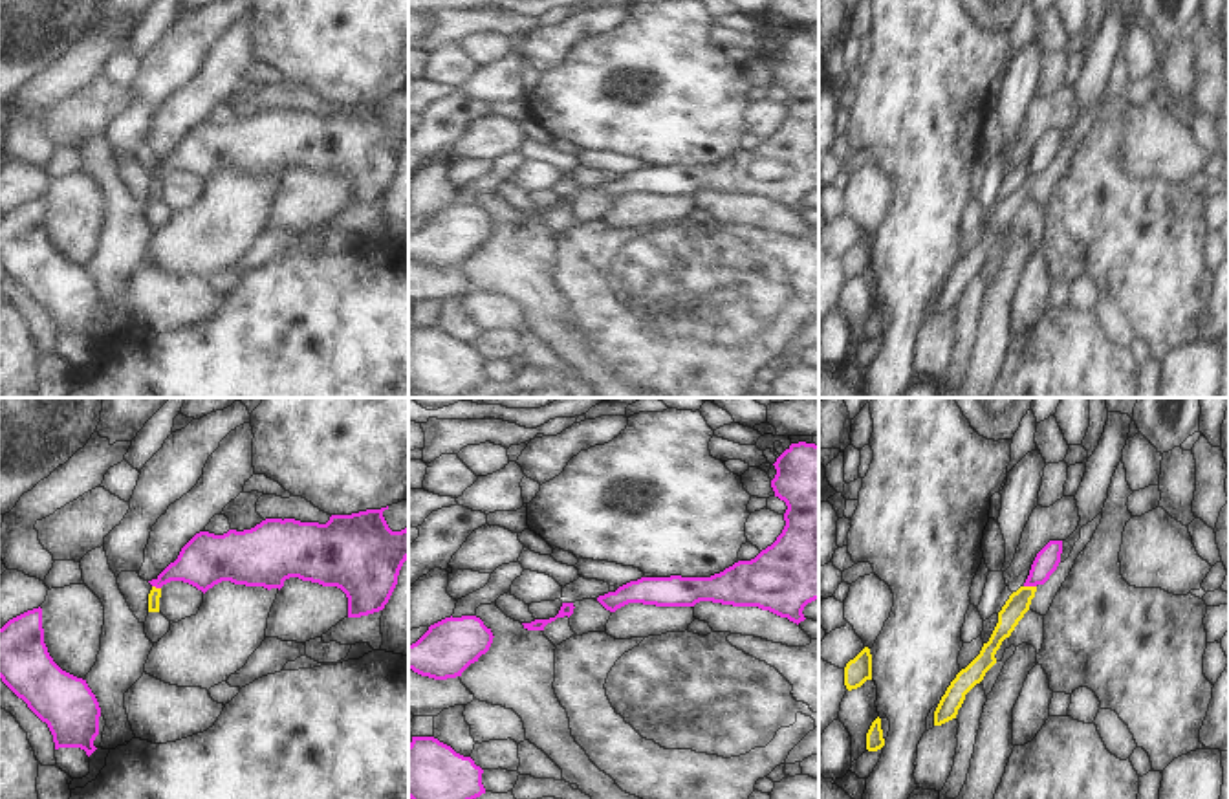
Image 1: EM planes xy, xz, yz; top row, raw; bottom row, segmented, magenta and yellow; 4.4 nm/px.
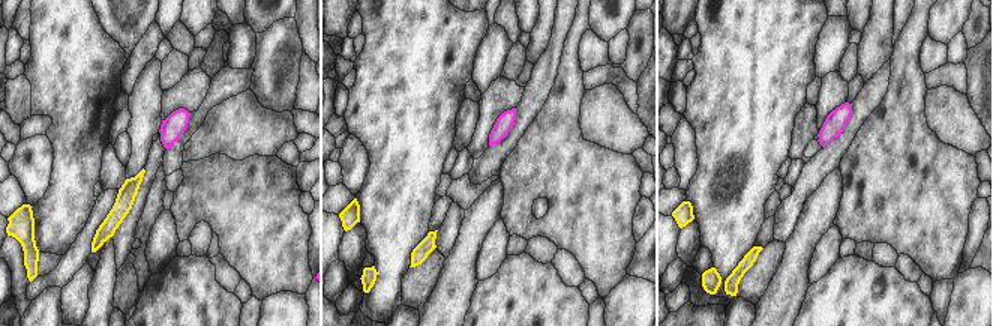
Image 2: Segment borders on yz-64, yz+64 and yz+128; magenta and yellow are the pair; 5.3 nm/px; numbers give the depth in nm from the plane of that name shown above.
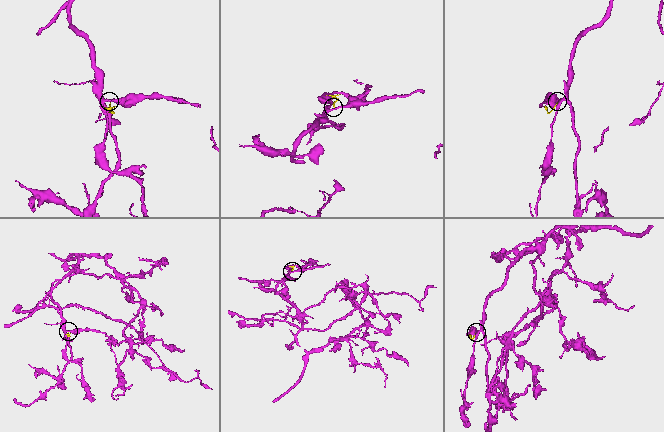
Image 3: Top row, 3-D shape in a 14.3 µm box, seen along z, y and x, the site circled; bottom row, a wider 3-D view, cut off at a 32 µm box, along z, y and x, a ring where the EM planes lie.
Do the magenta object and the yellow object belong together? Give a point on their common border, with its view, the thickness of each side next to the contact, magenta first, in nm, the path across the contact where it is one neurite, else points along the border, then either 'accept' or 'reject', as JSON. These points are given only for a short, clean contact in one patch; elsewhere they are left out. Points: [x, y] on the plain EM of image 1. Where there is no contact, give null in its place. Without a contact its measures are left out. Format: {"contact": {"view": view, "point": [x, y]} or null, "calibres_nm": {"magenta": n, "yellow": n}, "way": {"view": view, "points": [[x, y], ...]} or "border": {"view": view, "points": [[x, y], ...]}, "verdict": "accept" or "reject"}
{"contact": {"view": "yz", "point": [1030, 175]}, "calibres_nm": {"magenta": 110, "yellow": 100}, "border": {"view": "yz", "points": [[1024, 175], [1035, 176]]}, "verdict": "reject"}

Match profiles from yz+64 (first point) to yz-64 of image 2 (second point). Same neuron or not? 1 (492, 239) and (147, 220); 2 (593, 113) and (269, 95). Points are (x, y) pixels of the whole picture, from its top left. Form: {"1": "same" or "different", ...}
{"1": "different", "2": "different"}

